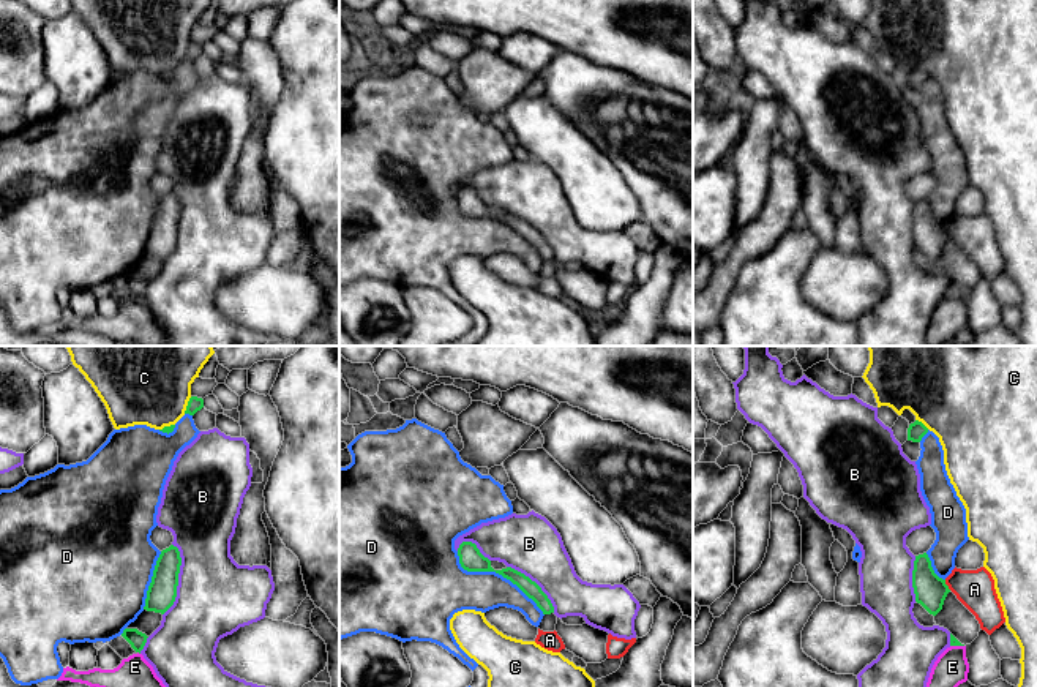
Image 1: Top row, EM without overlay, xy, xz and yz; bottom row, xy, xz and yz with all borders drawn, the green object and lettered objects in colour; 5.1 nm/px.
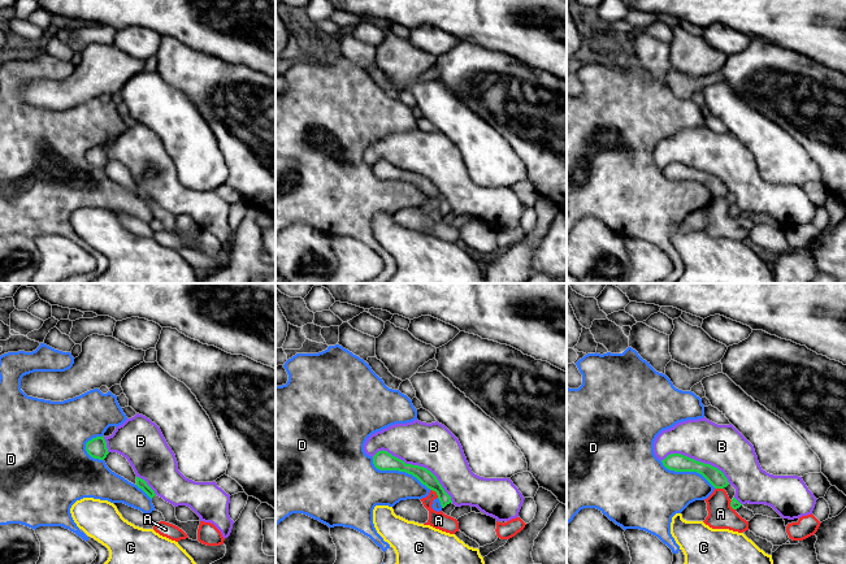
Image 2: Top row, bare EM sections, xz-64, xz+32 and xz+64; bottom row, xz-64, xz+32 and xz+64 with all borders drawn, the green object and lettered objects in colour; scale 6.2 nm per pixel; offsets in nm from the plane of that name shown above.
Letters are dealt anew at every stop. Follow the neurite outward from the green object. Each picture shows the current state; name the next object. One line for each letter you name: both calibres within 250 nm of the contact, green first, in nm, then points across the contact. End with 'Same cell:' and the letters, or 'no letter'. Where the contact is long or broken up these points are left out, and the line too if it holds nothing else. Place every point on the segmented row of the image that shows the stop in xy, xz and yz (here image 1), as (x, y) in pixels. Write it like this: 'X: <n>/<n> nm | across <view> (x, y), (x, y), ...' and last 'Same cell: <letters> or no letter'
B: 150/400 nm
Same cell: B

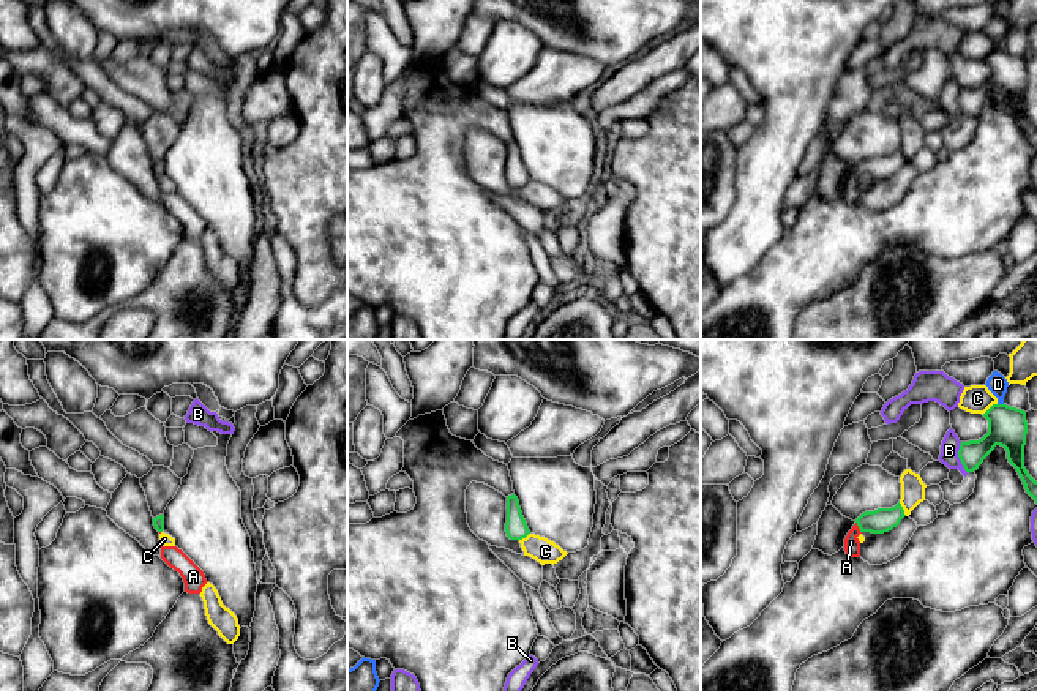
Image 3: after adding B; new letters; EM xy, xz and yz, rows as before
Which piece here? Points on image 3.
A: 130/80 nm | across yz (883, 520), (867, 521), (859, 528), (853, 534), (851, 542)
Same cell: A

